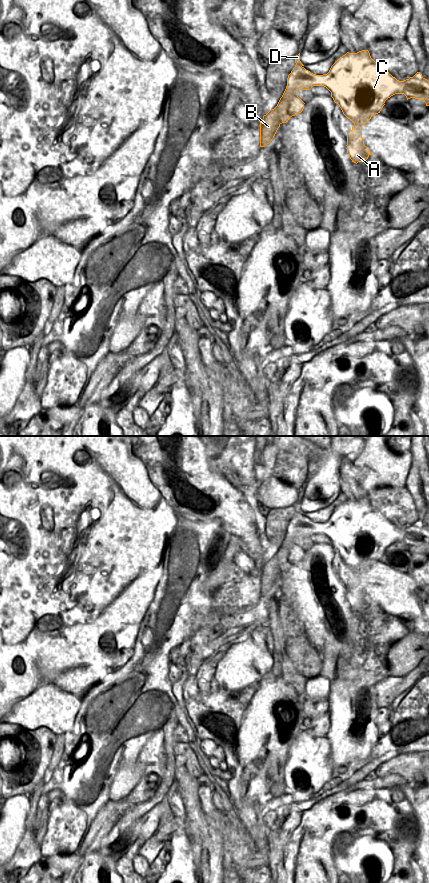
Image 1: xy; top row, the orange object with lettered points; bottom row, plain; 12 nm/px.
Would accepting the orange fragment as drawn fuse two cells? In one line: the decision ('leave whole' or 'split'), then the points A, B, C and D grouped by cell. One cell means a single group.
split | A C / B D

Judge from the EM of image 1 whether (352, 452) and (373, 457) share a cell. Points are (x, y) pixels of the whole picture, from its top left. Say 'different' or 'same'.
different

